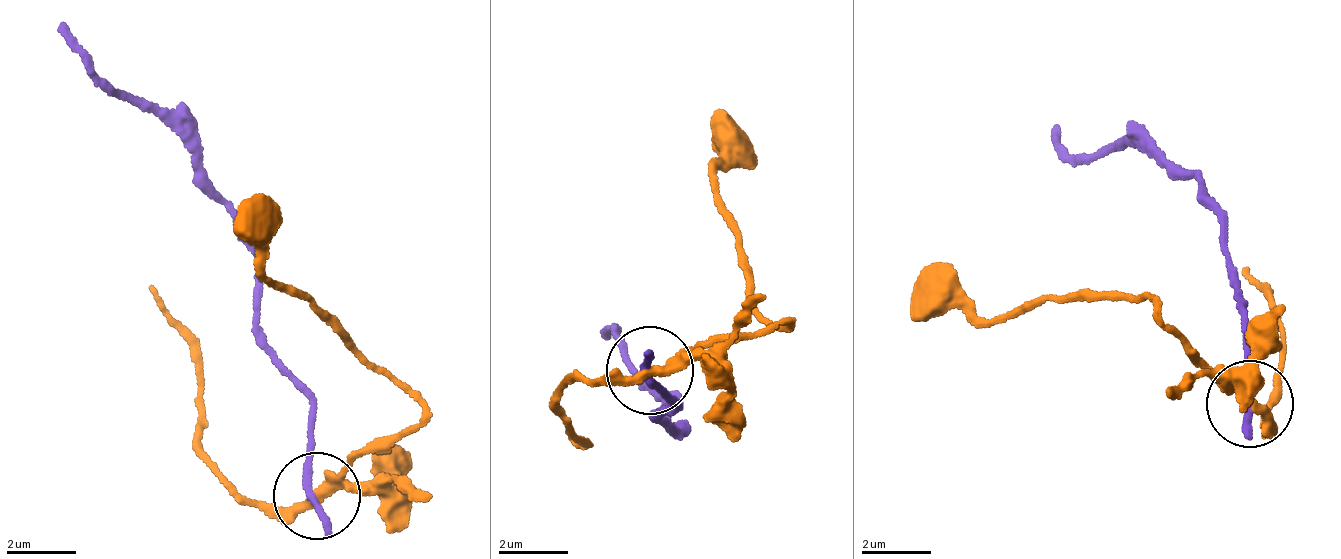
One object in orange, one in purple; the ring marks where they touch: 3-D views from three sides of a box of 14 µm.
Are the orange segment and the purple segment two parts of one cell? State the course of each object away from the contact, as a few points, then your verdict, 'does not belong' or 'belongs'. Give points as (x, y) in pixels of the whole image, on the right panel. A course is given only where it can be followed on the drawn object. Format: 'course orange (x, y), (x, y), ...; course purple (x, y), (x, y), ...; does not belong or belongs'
course orange (1251, 400), (1164, 325), (1162, 306), (1122, 292), (970, 318), (909, 291); course purple (1251, 408), (1246, 303), (1226, 271), (1218, 202), (1153, 156), (1123, 145), (1081, 155), (1061, 130); does not belong

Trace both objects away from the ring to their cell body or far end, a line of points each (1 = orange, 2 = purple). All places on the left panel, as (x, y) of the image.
1: (319, 494), (358, 449), (419, 425), (428, 408), (256, 262), (246, 204)
2: (319, 502), (308, 390), (256, 326), (253, 252), (196, 154), (150, 109), (109, 83), (57, 27)

